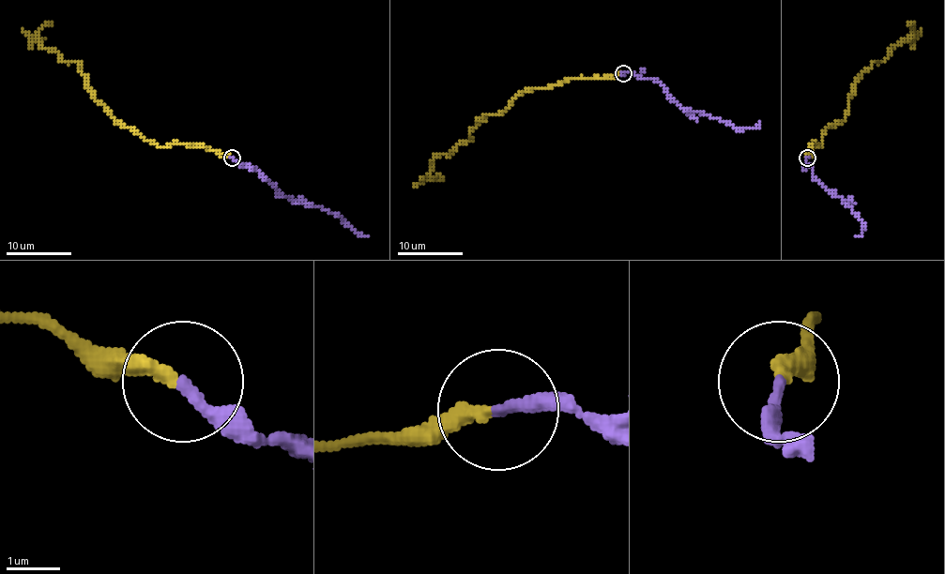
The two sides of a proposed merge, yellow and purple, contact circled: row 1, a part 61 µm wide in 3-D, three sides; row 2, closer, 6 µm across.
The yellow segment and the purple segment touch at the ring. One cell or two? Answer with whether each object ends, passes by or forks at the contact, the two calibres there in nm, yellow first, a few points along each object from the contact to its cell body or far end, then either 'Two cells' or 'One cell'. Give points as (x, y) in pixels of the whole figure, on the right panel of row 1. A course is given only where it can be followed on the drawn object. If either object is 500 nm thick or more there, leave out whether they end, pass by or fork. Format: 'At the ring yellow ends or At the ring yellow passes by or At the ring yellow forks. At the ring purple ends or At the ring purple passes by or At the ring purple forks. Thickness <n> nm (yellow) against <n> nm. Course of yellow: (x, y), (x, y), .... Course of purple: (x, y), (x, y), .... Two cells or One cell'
At the ring yellow ends. At the ring purple ends. Thickness 280 nm (yellow) against 240 nm. Course of yellow: (806, 158), (813, 143), (819, 146), (825, 131), (845, 118), (851, 90), (873, 63), (913, 36), (912, 50). Course of purple: (806, 158), (812, 174), (861, 219), (862, 235), (856, 235). One cell

